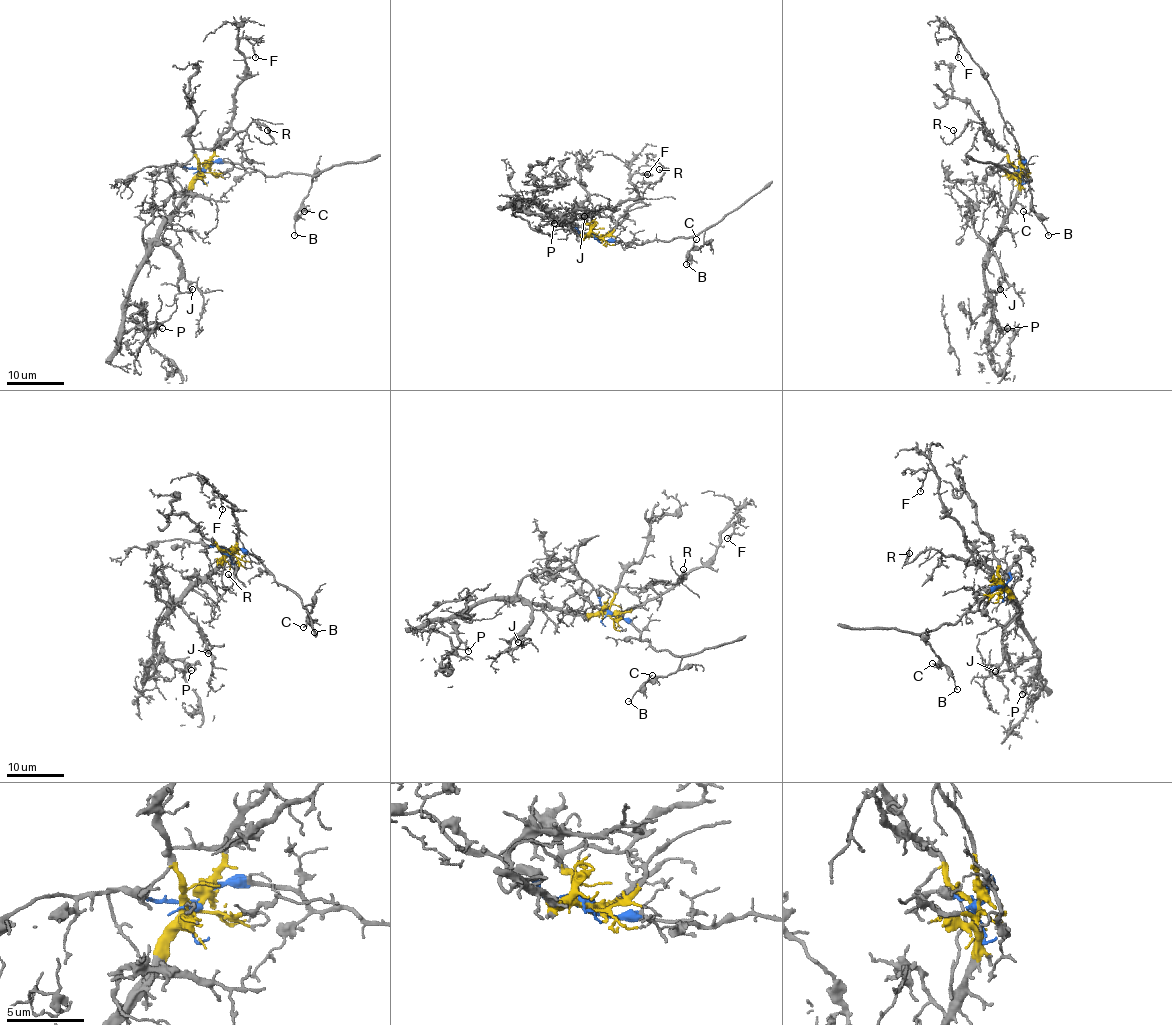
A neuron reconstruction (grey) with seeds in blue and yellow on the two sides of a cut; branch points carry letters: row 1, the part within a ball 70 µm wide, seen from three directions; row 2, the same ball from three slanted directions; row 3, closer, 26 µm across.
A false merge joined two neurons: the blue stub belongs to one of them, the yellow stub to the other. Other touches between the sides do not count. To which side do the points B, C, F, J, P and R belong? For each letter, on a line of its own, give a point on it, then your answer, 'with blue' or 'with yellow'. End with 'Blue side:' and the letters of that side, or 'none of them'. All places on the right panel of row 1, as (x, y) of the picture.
B: (1048, 235) | with blue
C: (1023, 211) | with blue
F: (958, 57) | with yellow
J: (1000, 289) | with yellow
P: (1007, 328) | with yellow
R: (953, 130) | with yellow
Blue side: B, C

